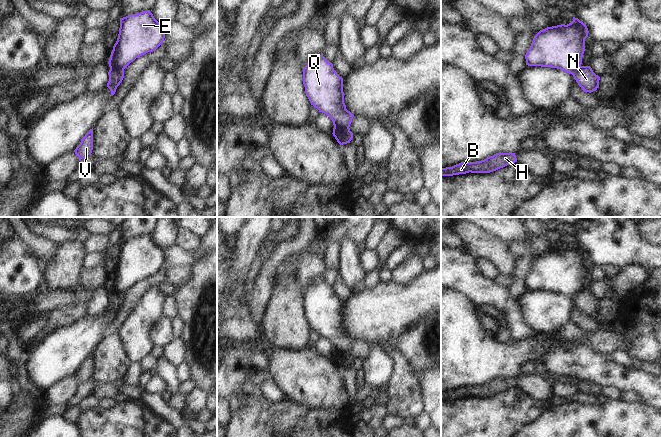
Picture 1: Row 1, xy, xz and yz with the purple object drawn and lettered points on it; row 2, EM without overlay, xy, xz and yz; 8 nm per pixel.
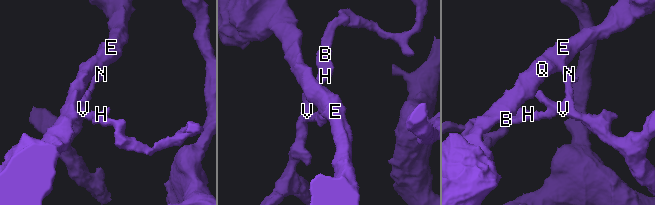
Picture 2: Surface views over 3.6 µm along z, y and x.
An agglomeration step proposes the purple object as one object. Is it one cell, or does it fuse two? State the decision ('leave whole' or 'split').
split

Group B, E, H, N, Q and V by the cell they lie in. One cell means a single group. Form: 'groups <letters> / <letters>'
groups B H N V / E Q

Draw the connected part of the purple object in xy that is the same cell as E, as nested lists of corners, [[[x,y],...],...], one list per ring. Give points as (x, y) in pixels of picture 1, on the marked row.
[[[150,10],[120,18],[119,34],[110,55],[109,67],[124,70],[136,58],[157,49],[163,43],[164,38],[164,26],[154,18]]]

